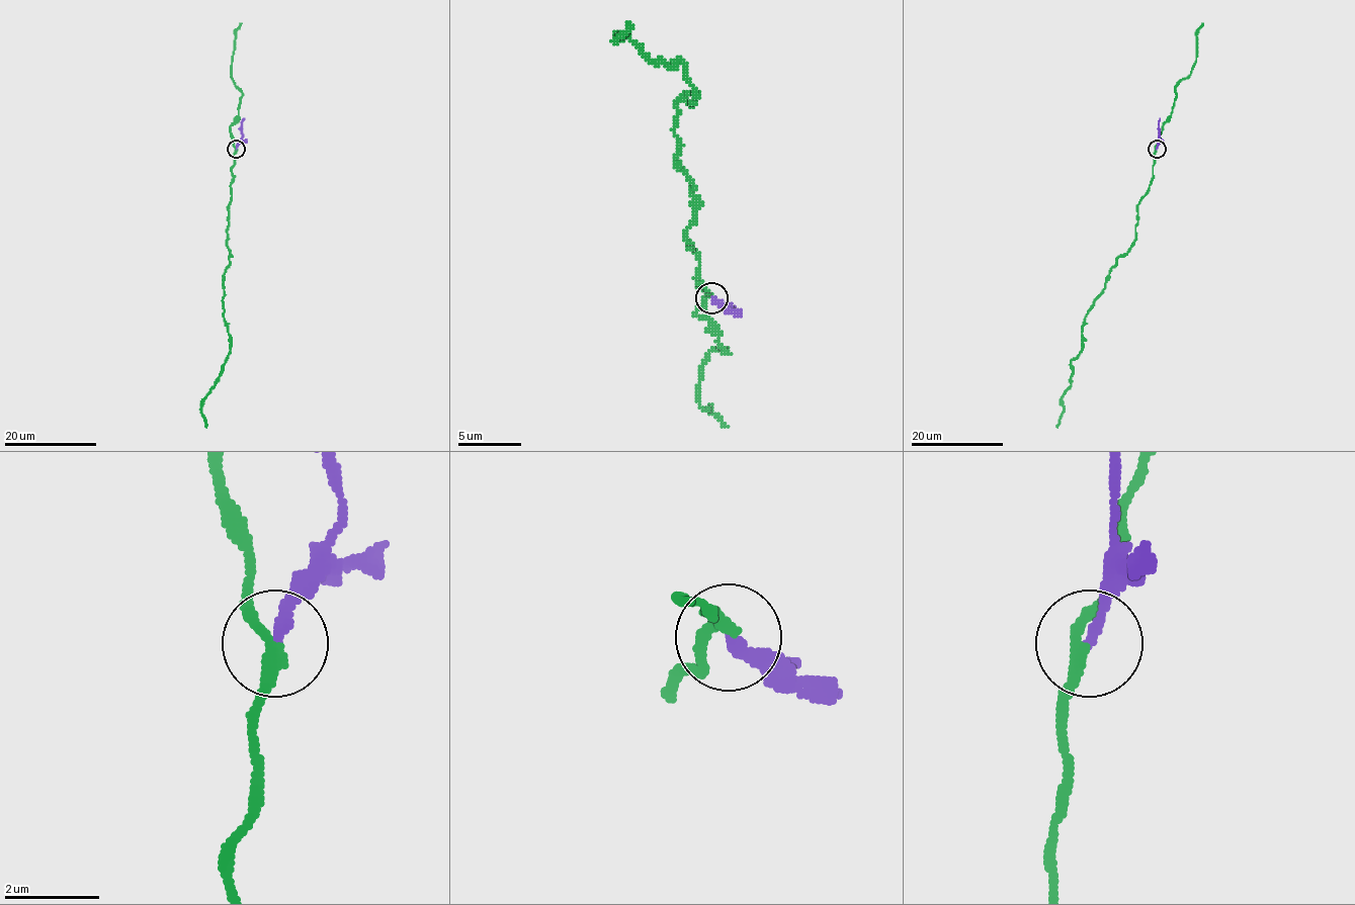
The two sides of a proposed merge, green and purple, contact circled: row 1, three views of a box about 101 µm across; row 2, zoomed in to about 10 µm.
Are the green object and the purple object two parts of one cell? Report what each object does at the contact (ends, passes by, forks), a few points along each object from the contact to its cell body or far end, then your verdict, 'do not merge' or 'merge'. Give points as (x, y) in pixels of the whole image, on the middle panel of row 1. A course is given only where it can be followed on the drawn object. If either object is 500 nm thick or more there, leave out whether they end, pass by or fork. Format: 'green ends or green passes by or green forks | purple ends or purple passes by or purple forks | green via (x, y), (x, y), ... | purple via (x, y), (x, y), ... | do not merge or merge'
green passes by | purple ends | green via (712, 297), (674, 126), (696, 88), (680, 63), (617, 40), (629, 25) | purple via (712, 297), (735, 306) | do not merge

